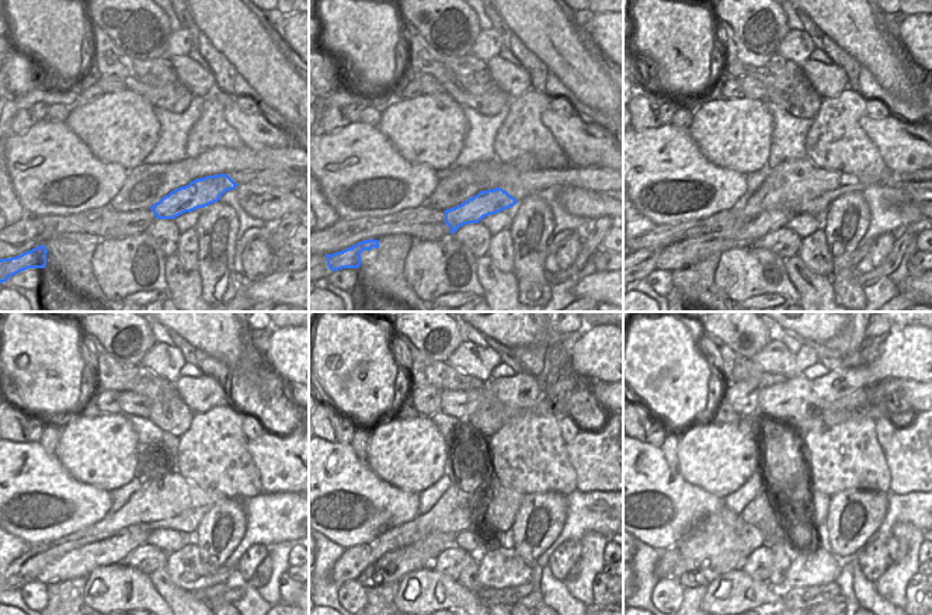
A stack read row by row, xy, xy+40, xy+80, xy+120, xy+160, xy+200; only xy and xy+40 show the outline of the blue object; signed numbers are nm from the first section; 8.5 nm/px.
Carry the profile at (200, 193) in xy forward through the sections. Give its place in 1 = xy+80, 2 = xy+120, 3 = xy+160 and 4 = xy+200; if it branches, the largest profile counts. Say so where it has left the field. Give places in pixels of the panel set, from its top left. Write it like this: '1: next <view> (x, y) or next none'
1: next xy+80 (678, 254)
2: next xy+120 (115, 548)
3: next xy+160 (433, 546)
4: next xy+200 (751, 542)

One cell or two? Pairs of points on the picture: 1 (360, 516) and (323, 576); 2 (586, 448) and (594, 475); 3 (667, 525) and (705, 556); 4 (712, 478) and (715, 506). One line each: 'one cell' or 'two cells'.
1: two cells
2: one cell
3: two cells
4: two cells

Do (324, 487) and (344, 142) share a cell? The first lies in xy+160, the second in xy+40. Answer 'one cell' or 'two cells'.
one cell

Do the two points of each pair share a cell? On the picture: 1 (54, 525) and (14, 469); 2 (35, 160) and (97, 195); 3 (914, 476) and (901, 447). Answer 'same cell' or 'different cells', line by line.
1: same cell
2: same cell
3: same cell

